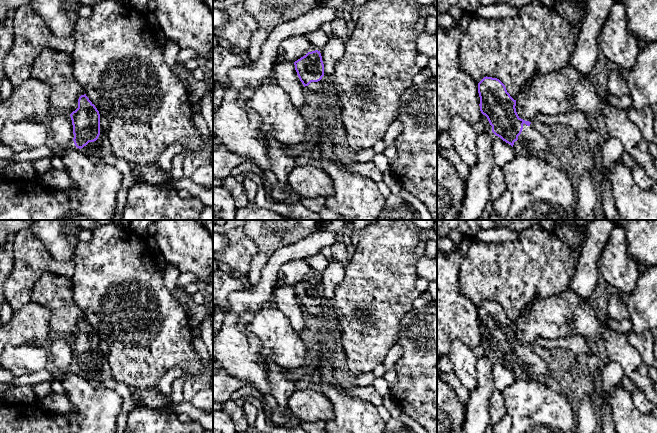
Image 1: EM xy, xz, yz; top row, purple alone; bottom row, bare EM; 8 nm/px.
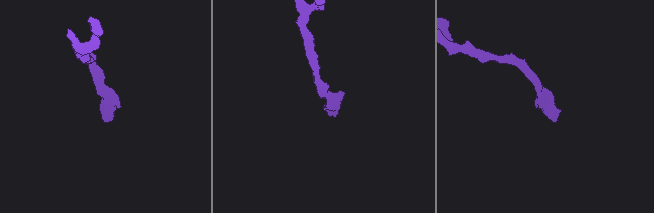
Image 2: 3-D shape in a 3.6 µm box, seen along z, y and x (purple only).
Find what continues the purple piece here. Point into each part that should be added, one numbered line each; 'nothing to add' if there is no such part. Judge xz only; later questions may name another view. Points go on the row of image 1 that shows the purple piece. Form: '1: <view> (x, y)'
1: xz (328, 99)

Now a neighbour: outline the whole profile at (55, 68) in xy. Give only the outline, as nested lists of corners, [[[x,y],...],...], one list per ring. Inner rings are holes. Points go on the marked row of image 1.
[[[43,49],[32,65],[31,74],[50,86],[50,103],[55,112],[70,115],[78,108],[78,99],[85,92],[73,75],[71,54]]]

